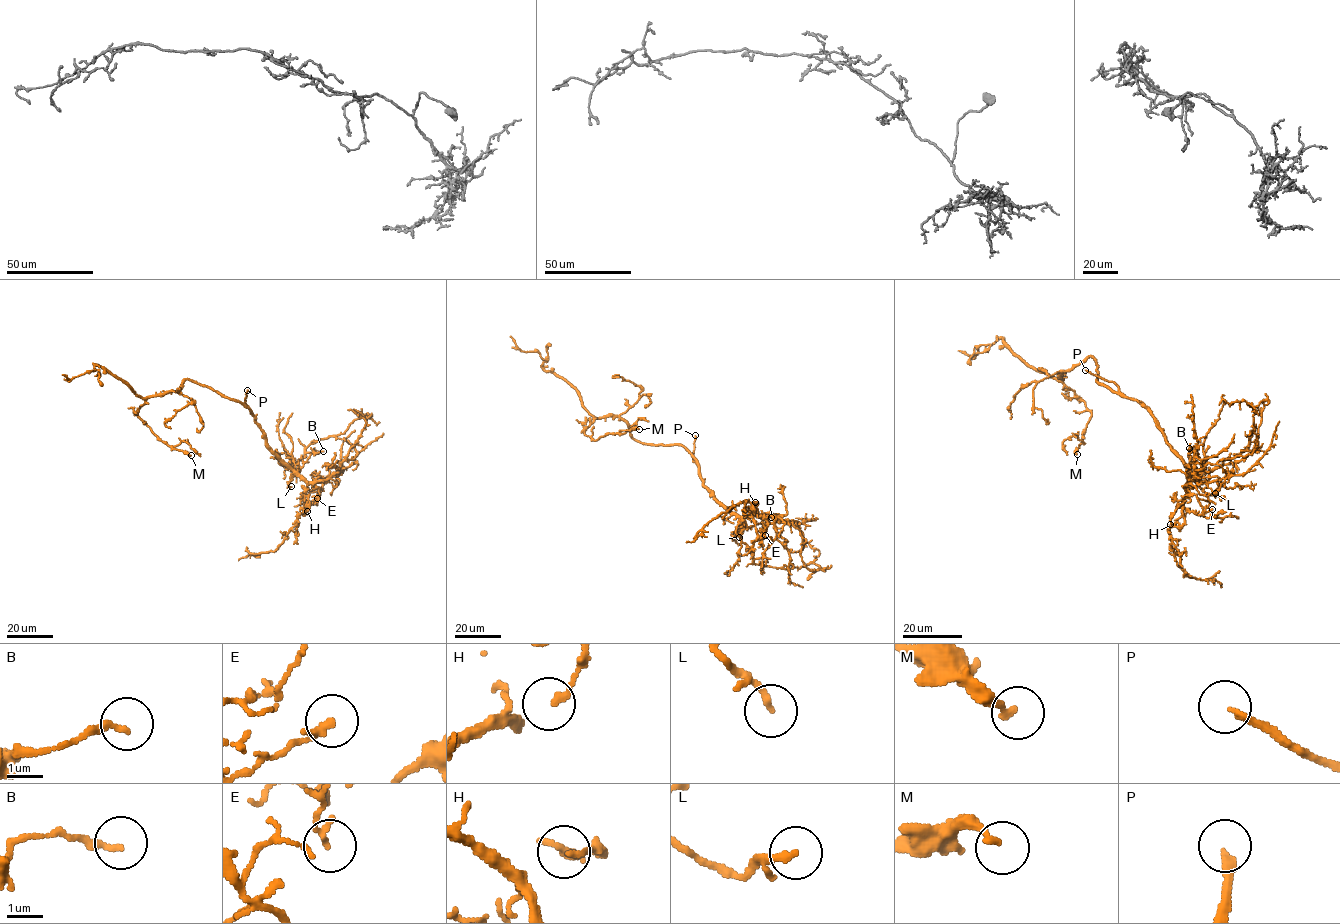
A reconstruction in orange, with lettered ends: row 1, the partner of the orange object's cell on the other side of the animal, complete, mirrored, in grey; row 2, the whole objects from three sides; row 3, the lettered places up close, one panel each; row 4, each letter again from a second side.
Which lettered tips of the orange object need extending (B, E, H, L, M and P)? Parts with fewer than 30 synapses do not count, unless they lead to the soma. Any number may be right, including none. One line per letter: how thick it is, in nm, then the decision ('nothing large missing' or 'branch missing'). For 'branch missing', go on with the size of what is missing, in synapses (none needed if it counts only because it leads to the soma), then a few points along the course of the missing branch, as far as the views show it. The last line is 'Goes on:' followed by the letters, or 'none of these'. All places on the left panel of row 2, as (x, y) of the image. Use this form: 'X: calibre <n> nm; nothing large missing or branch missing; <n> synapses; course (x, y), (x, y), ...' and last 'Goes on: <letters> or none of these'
B: calibre 190 nm; nothing large missing
E: calibre 160 nm; nothing large missing
H: calibre 110 nm; nothing large missing
L: calibre 200 nm; nothing large missing
M: calibre 200 nm; nothing large missing
P: calibre 200 nm; branch missing; course (247, 390), (250, 380), (256, 377), (268, 377), (325, 395), (343, 405)
Goes on: P

